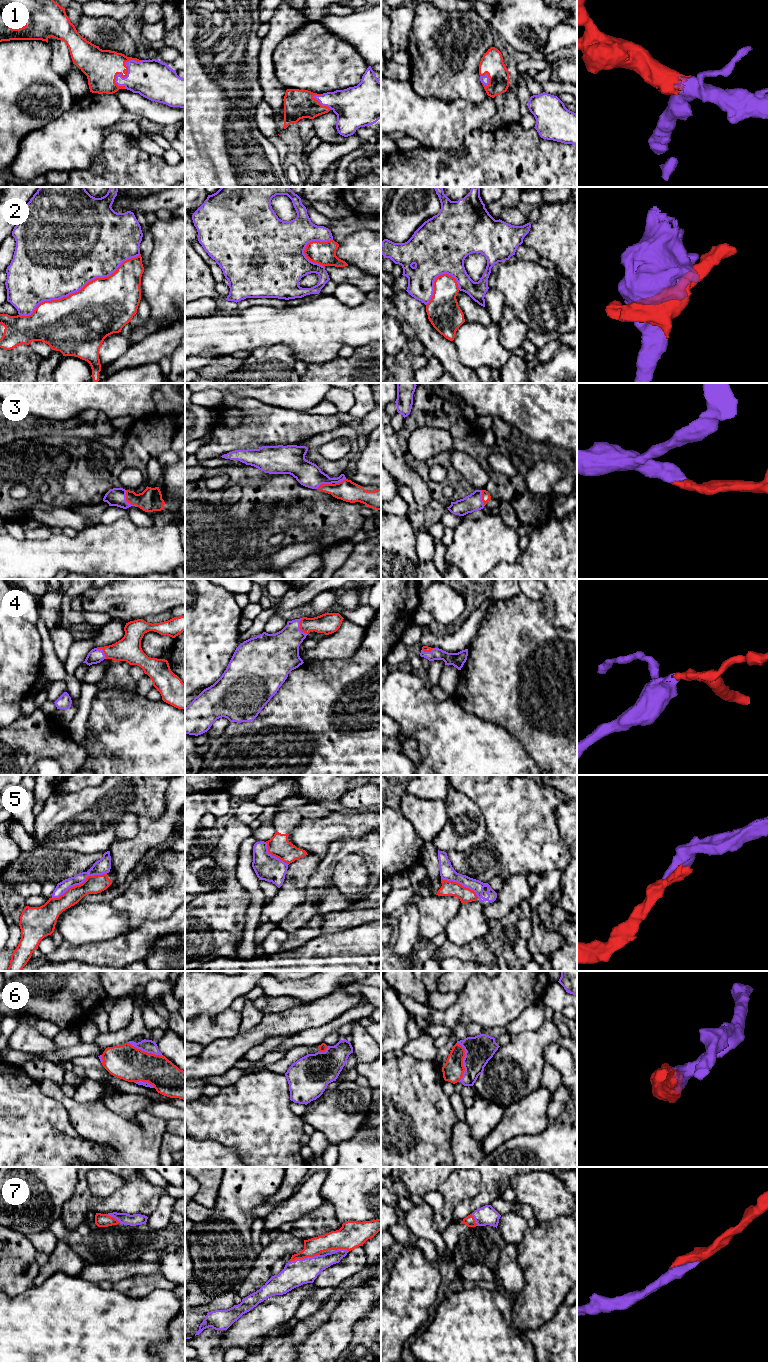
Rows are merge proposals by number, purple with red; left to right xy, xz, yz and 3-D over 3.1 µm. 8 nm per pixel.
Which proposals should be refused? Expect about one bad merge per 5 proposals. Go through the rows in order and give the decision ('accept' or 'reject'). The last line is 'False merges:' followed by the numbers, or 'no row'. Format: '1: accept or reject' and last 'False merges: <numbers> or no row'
1: accept
2: reject
3: accept
4: accept
5: reject
6: accept
7: accept
False merges: 2, 5

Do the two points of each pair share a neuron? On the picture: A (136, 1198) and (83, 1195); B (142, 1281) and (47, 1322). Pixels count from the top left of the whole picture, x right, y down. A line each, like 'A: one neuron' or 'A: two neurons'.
A: one neuron
B: two neurons

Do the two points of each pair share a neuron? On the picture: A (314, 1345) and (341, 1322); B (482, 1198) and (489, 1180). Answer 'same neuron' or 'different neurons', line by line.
A: same neuron
B: same neuron

